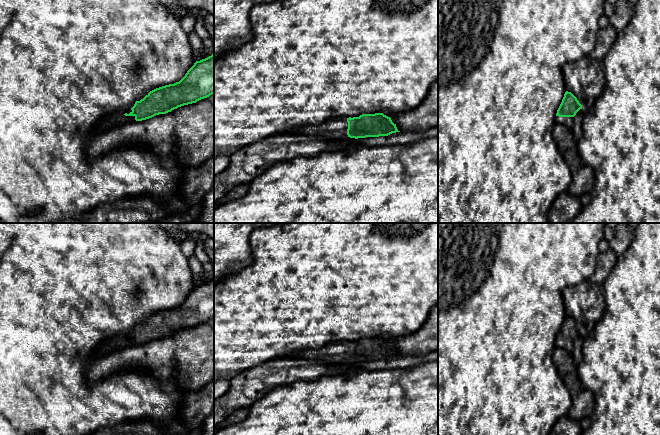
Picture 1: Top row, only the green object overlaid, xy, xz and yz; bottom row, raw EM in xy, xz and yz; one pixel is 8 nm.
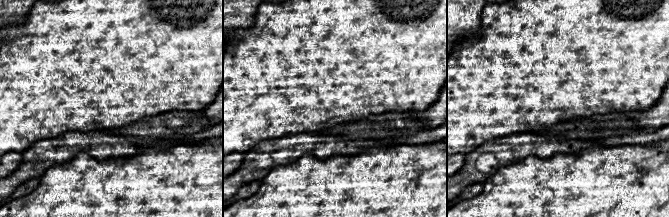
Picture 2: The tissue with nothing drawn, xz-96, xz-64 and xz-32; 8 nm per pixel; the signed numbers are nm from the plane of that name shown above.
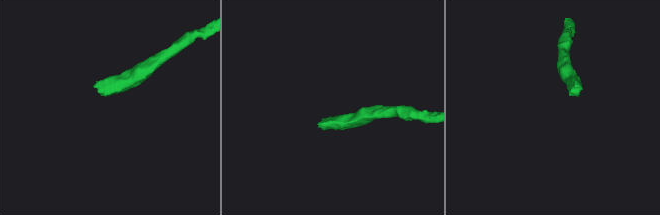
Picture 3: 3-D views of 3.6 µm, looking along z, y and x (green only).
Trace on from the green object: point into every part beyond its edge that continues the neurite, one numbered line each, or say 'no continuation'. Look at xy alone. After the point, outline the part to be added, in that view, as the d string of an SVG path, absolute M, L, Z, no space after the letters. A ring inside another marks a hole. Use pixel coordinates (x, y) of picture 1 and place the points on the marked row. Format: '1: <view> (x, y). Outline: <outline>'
1: xy (121, 118). Outline: M119 114L116 117L116 124L117 125L125 124L130 121L135 121L135 116L125 116L124 114Z

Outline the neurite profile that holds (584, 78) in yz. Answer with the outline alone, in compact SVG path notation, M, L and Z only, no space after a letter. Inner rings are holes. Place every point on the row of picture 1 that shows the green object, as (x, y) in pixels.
M589 56L566 63L563 76L566 91L571 92L584 109L593 105L606 85L603 61L593 60Z

